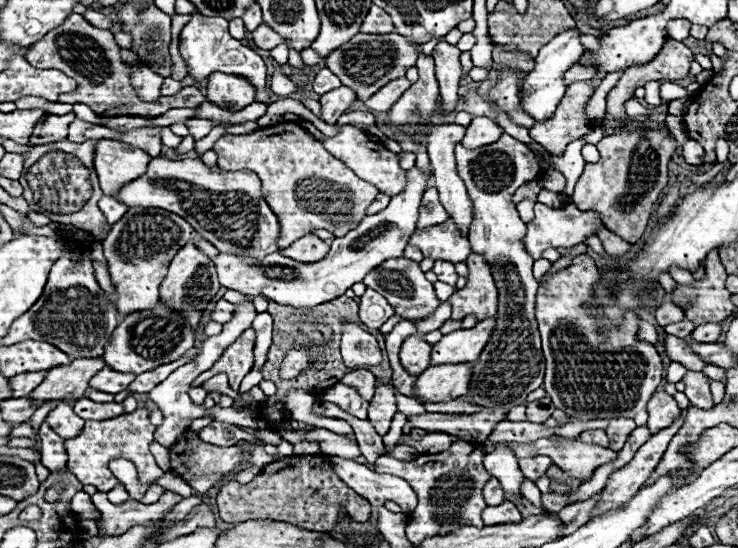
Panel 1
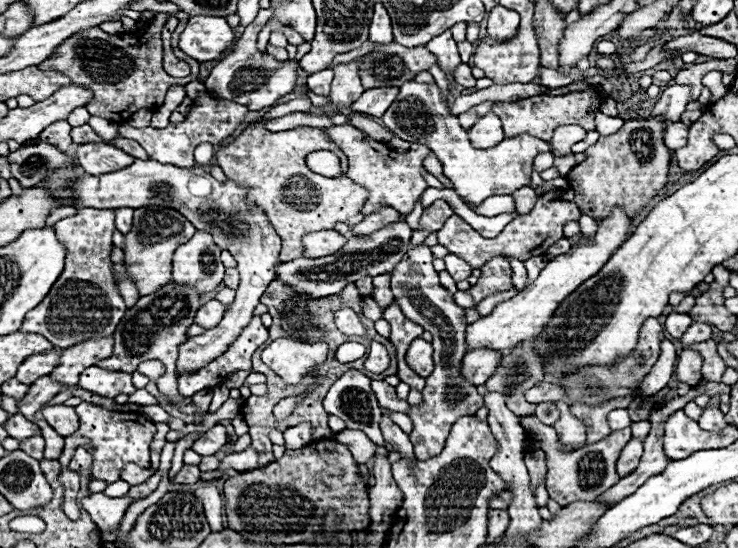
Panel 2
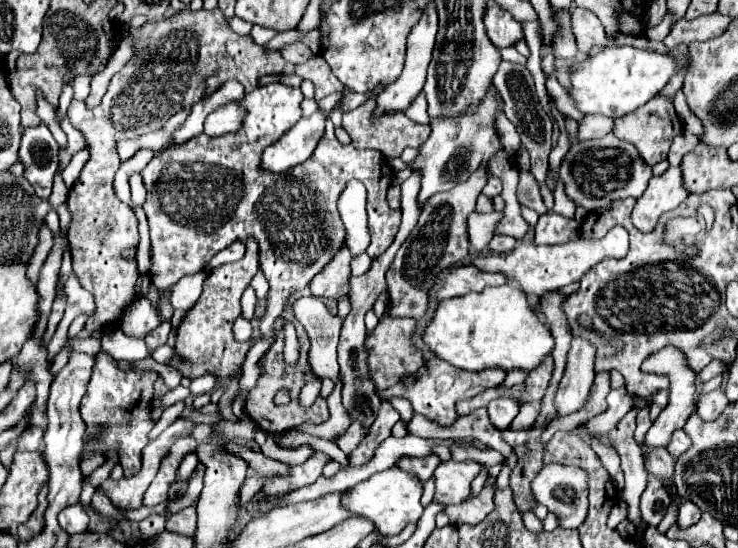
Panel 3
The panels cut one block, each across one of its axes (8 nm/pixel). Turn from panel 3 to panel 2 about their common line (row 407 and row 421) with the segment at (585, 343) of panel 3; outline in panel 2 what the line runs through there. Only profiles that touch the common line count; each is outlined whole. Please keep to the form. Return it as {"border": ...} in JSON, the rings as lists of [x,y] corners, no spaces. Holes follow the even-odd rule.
{"border":[[[556,402],[556,408],[560,412],[558,422],[554,424],[556,432],[560,434],[560,442],[562,444],[570,444],[570,446],[578,446],[586,440],[586,426],[582,424],[582,420],[578,420],[576,416],[570,414],[570,406],[566,402]]]}

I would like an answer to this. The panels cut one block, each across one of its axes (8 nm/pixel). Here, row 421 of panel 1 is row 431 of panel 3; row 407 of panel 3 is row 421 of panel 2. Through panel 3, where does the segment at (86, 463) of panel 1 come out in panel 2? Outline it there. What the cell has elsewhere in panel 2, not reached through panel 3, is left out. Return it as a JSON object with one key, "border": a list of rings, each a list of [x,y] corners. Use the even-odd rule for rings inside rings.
{"border":[[[82,402],[76,406],[76,412],[80,416],[80,428],[66,438],[66,446],[62,450],[62,456],[58,458],[62,462],[62,468],[68,468],[68,462],[74,454],[74,450],[80,444],[90,442],[94,446],[94,466],[92,466],[92,478],[94,480],[106,480],[108,484],[120,480],[120,472],[126,464],[134,462],[142,468],[150,468],[150,442],[156,434],[156,426],[144,416],[136,412],[114,412],[100,406],[94,406],[90,402]]]}

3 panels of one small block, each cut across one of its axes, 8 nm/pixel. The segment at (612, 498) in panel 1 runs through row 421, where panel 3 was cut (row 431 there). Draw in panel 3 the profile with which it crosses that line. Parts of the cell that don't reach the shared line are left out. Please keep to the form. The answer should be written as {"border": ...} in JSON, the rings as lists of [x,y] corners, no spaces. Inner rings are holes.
{"border":[[[676,430],[676,432],[672,434],[672,442],[670,442],[670,446],[668,446],[668,452],[670,452],[674,458],[678,458],[678,456],[682,456],[690,446],[692,446],[690,436],[688,436],[684,430]]]}

